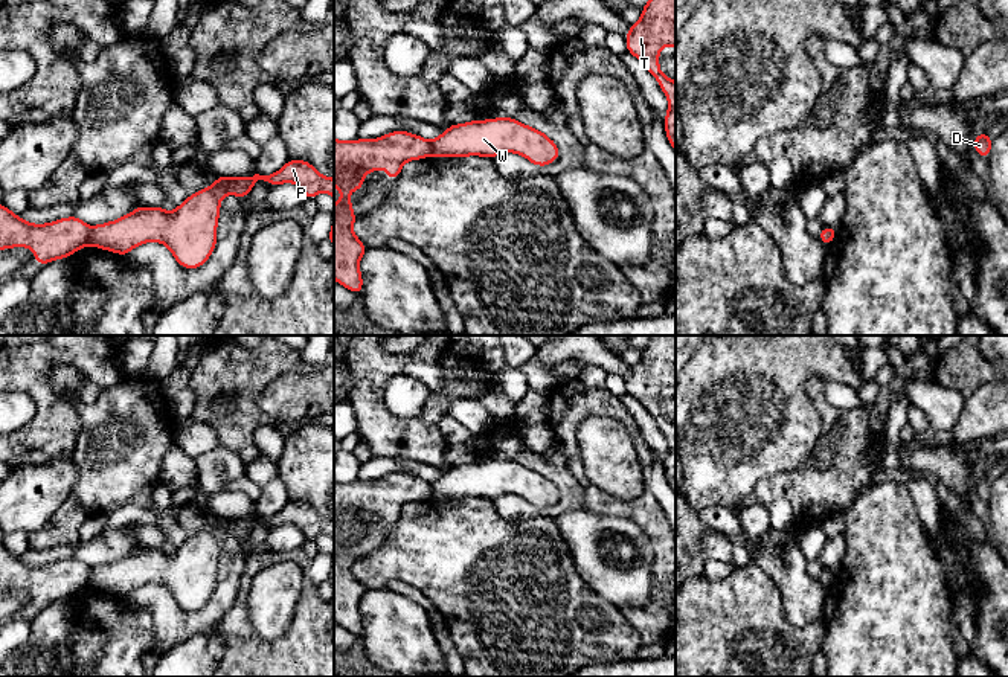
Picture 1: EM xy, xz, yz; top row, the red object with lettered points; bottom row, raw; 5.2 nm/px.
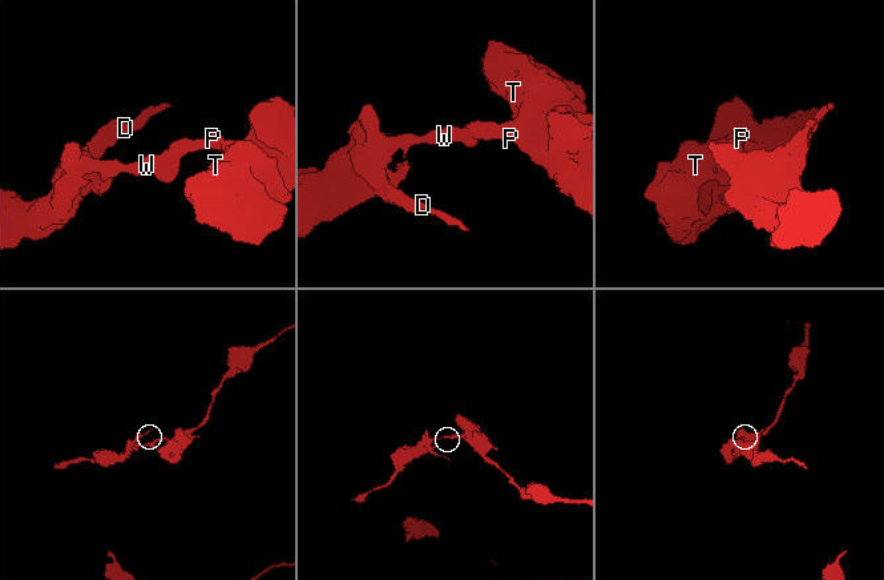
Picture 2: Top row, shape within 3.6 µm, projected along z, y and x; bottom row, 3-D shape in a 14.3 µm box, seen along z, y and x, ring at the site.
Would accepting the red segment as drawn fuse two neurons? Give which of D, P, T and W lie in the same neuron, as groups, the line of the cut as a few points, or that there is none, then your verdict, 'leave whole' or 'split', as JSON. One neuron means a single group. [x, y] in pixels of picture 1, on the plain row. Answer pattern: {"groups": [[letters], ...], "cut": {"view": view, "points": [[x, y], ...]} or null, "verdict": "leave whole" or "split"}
{"groups": [["D"], ["P", "T", "W"]], "cut": {"view": "xy", "points": [[92, 569], [87, 586]]}, "verdict": "split"}

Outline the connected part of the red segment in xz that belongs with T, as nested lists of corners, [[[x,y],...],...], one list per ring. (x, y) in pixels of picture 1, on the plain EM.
[[[653,335],[642,349],[642,360],[630,367],[625,384],[627,393],[644,406],[668,439],[669,448],[663,465],[668,483],[676,493],[676,424],[659,409],[660,390],[676,389],[676,335]]]

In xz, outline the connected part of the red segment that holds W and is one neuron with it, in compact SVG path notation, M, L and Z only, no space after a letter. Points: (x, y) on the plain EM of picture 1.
M511 459L471 462L450 467L432 482L433 497L494 500L502 494L515 494L537 508L554 505L560 493L544 474Z

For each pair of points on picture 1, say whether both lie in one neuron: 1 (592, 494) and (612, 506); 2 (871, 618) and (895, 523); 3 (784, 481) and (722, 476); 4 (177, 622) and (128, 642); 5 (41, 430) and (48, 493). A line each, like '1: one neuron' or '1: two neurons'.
1: one neuron
2: one neuron
3: two neurons
4: two neurons
5: two neurons

